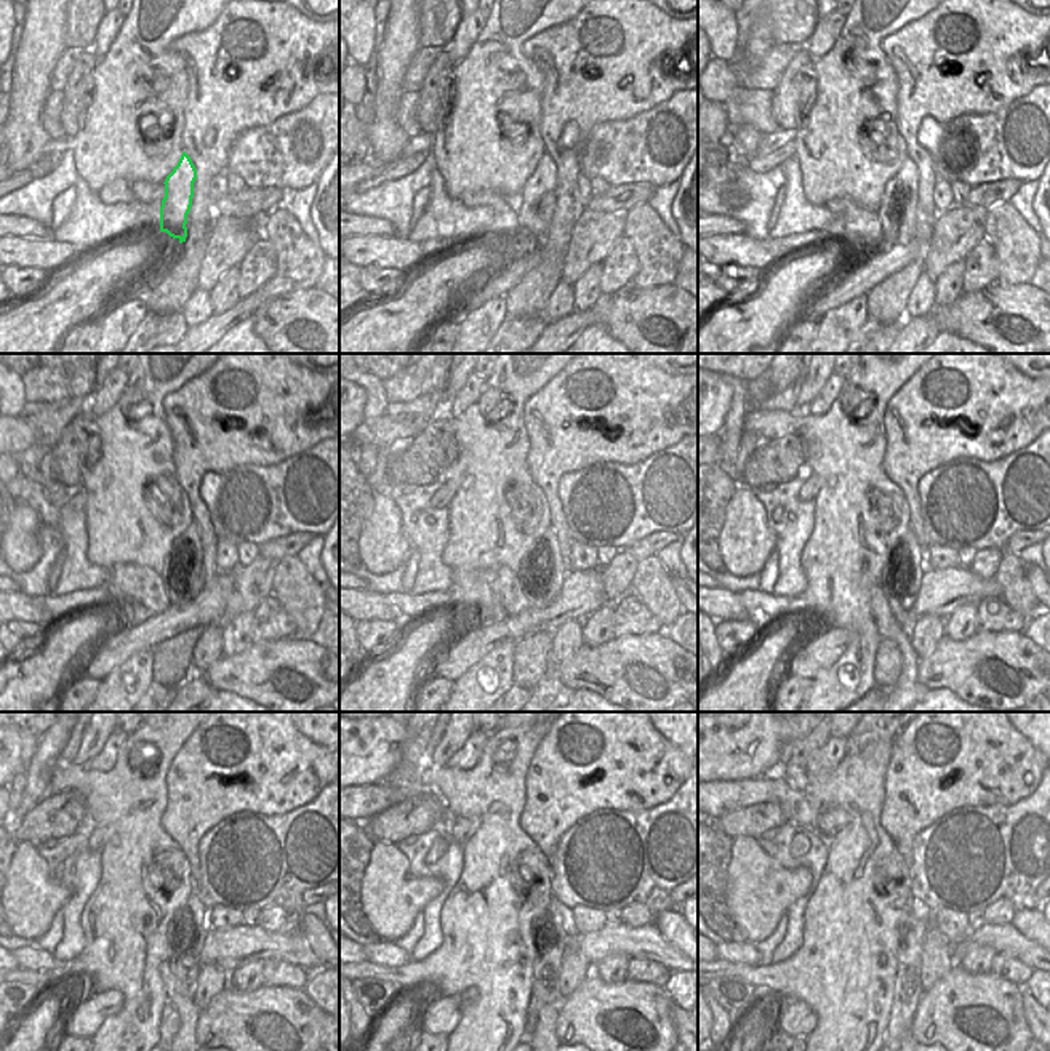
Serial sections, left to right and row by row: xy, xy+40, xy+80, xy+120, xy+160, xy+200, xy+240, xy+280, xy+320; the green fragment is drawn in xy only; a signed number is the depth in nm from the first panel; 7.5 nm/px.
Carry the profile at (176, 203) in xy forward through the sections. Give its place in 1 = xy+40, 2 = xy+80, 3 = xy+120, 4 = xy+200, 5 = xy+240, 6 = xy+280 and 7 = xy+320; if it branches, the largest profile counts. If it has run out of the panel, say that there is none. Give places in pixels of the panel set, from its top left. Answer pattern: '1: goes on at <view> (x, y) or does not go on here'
1: goes on at xy+40 (538, 197)
2: goes on at xy+80 (898, 229)
3: goes on at xy+120 (180, 589)
4: goes on at xy+200 (914, 563)
5: goes on at xy+240 (186, 965)
6: goes on at xy+280 (556, 931)
7: goes on at xy+320 (908, 989)

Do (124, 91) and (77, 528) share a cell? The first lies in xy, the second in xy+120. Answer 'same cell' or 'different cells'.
different cells

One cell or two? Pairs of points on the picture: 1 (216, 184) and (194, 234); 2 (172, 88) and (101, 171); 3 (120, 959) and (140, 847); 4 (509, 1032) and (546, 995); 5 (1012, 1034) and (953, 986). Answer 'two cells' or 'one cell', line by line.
1: two cells
2: one cell
3: one cell
4: two cells
5: one cell

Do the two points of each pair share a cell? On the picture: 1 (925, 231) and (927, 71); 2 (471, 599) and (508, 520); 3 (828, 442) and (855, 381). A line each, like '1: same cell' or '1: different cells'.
1: same cell
2: same cell
3: same cell

